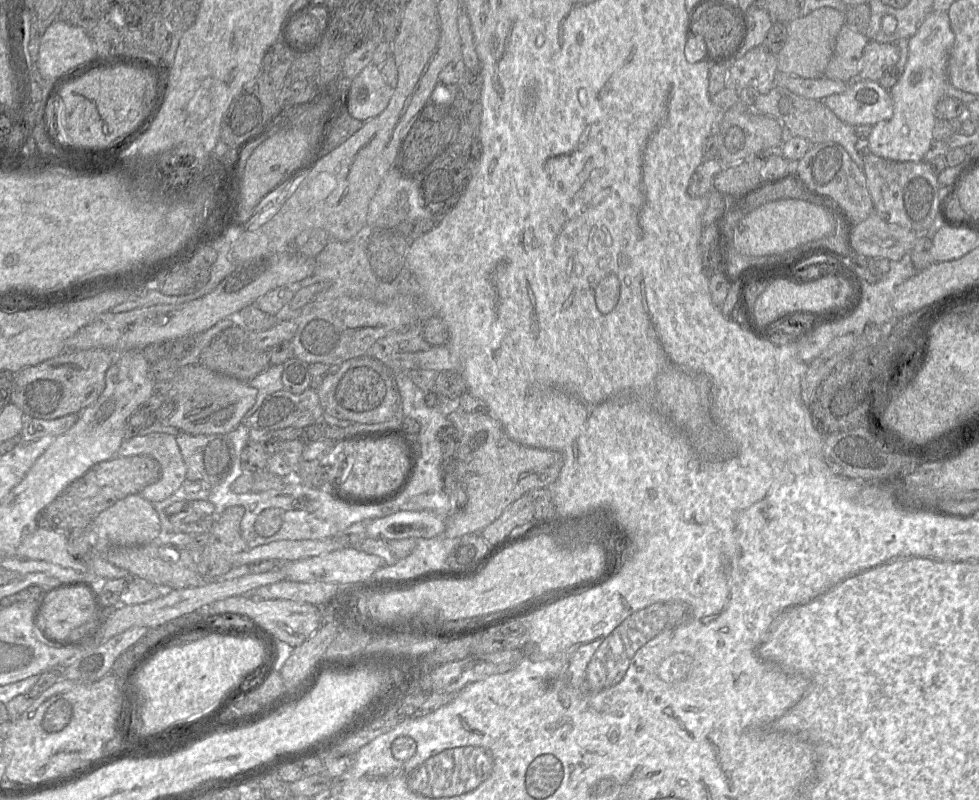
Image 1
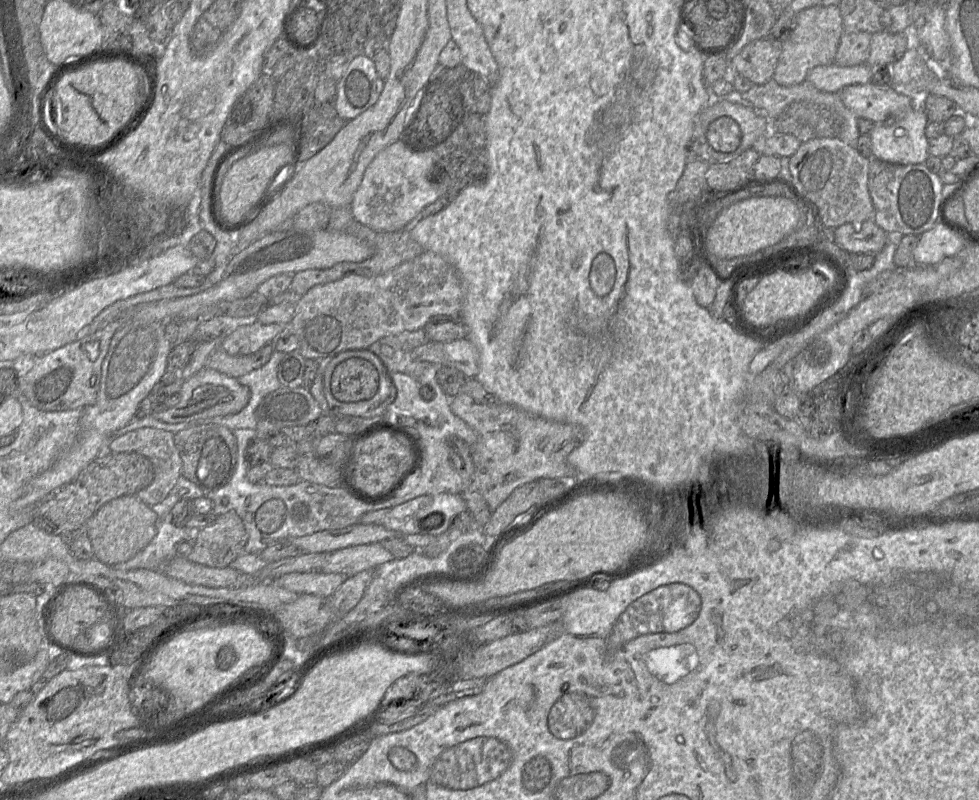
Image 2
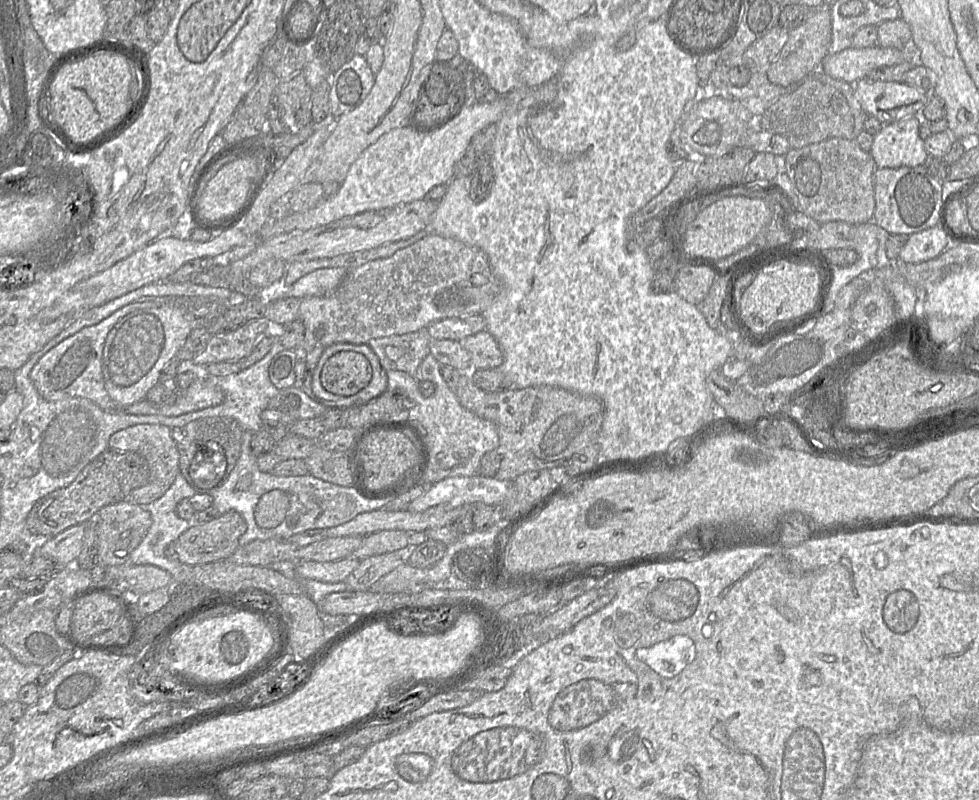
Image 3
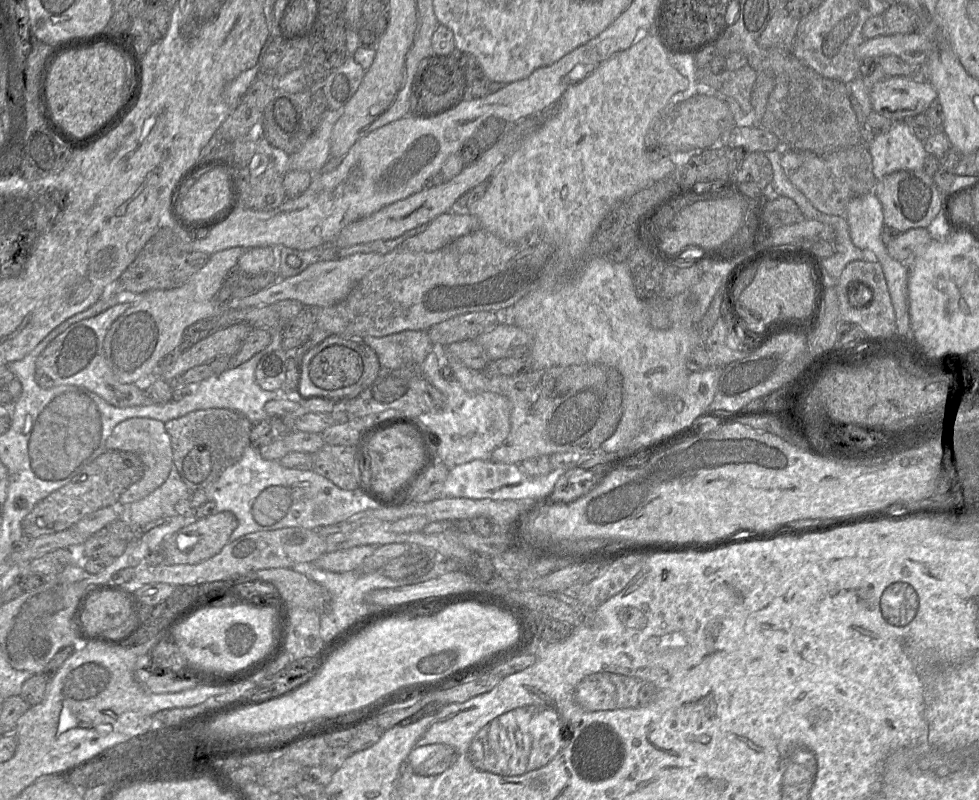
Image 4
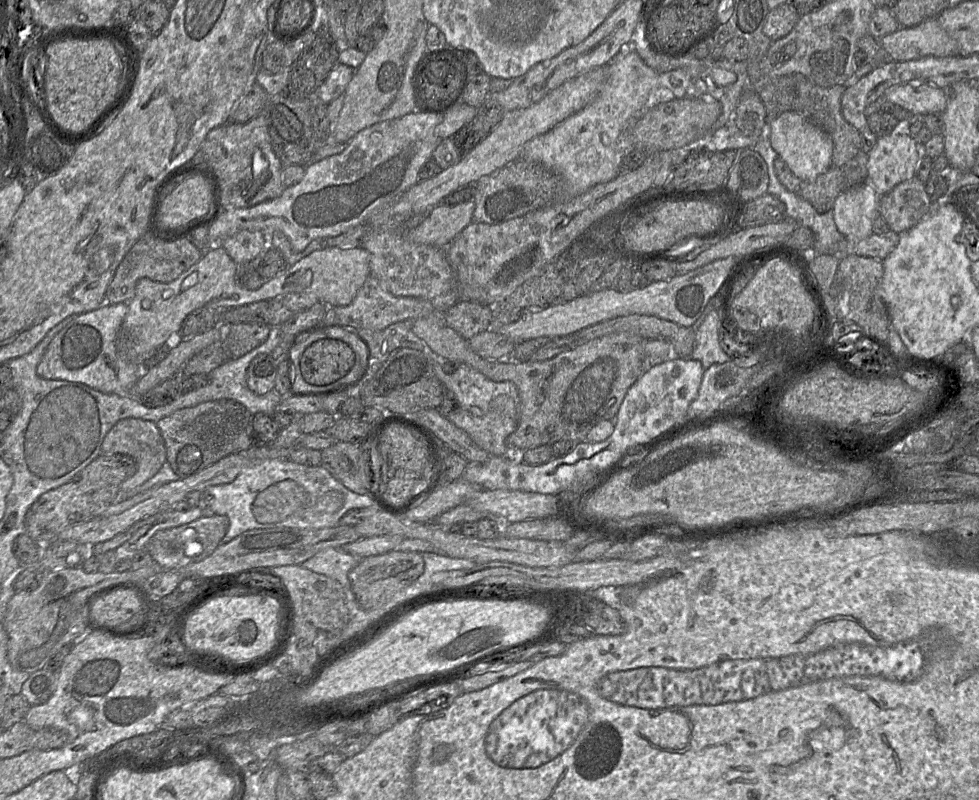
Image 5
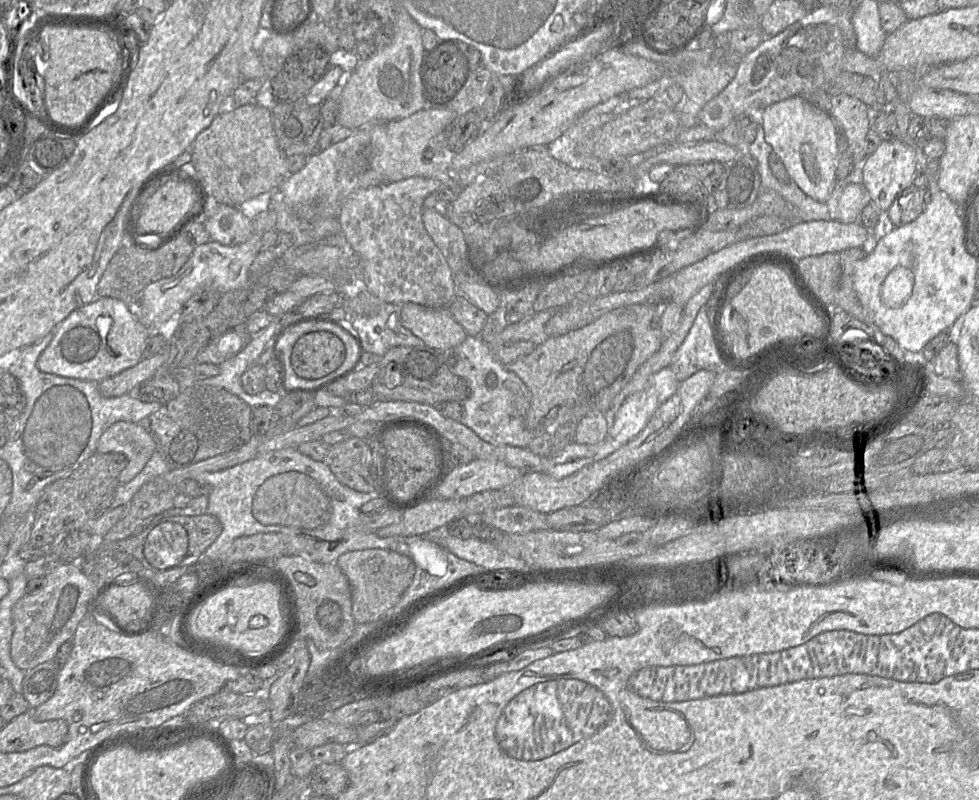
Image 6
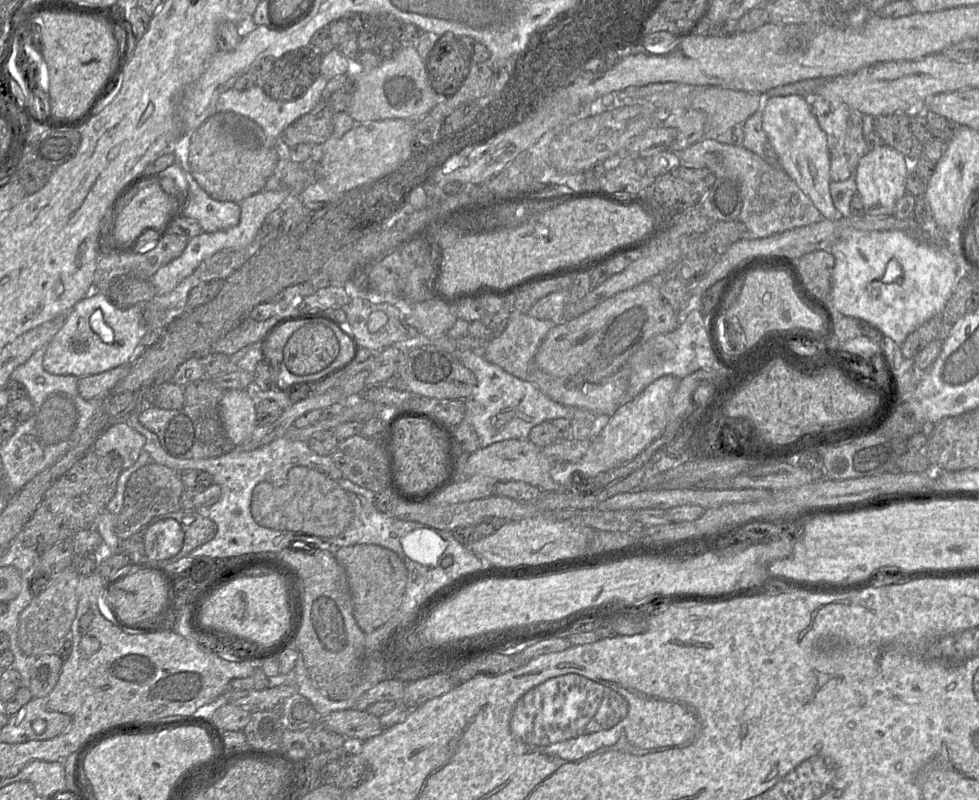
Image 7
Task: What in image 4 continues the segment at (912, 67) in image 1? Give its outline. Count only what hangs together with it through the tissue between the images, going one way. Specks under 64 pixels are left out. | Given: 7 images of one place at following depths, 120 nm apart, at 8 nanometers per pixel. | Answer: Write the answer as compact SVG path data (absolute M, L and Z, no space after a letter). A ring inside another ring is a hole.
M896 122L890 131L877 135L869 152L877 180L902 170L922 170L927 155L907 122Z

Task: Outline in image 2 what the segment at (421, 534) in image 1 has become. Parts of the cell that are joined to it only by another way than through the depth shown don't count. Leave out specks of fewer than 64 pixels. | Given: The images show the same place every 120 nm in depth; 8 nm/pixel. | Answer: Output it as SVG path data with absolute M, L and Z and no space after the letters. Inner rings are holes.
M461 494L424 495L393 507L382 525L400 535L437 537L447 532L454 517L466 510L466 502Z

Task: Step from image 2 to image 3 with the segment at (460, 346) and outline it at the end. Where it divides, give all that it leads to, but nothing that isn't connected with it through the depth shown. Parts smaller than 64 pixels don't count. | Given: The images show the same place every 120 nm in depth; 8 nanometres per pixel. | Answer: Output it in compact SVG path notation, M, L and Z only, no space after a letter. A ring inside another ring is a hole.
M487 330L465 337L459 342L470 353L473 370L498 368L504 361L497 341Z

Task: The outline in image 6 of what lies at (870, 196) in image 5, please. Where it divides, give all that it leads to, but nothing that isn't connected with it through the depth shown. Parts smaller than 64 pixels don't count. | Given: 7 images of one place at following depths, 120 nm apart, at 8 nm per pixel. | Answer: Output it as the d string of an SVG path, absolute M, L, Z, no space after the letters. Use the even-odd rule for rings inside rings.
M854 164L851 173L838 183L843 187L834 212L834 220L842 223L858 222L862 209L871 201L862 184L862 164Z

